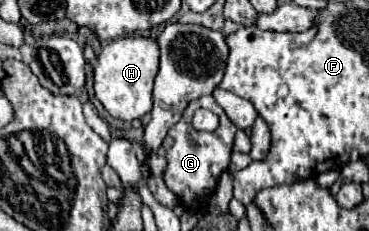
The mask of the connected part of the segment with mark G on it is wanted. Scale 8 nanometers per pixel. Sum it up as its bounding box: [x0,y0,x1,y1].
[163,95,237,211]

